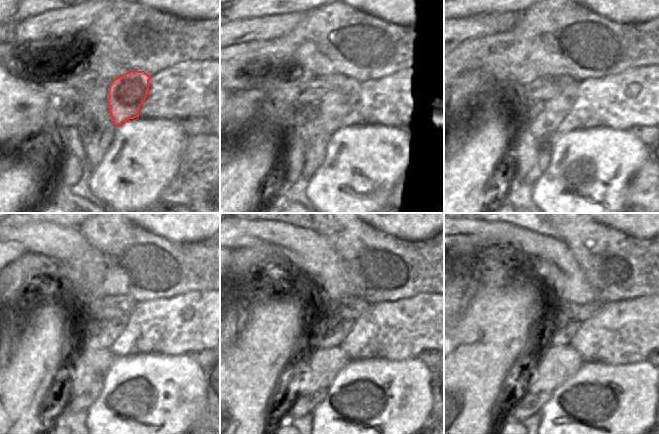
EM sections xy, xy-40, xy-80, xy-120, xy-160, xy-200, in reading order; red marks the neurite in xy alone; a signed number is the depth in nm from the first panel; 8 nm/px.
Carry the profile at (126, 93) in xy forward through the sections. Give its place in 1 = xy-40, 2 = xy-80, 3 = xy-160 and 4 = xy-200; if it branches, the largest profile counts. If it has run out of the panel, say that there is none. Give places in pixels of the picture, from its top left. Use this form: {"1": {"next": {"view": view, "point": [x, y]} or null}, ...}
{"1": {"next": {"view": "xy-40", "point": [337, 104]}}, "2": {"next": {"view": "xy-80", "point": [556, 109]}}, "3": {"next": {"view": "xy-160", "point": [334, 338]}}, "4": {"next": {"view": "xy-200", "point": [561, 336]}}}

